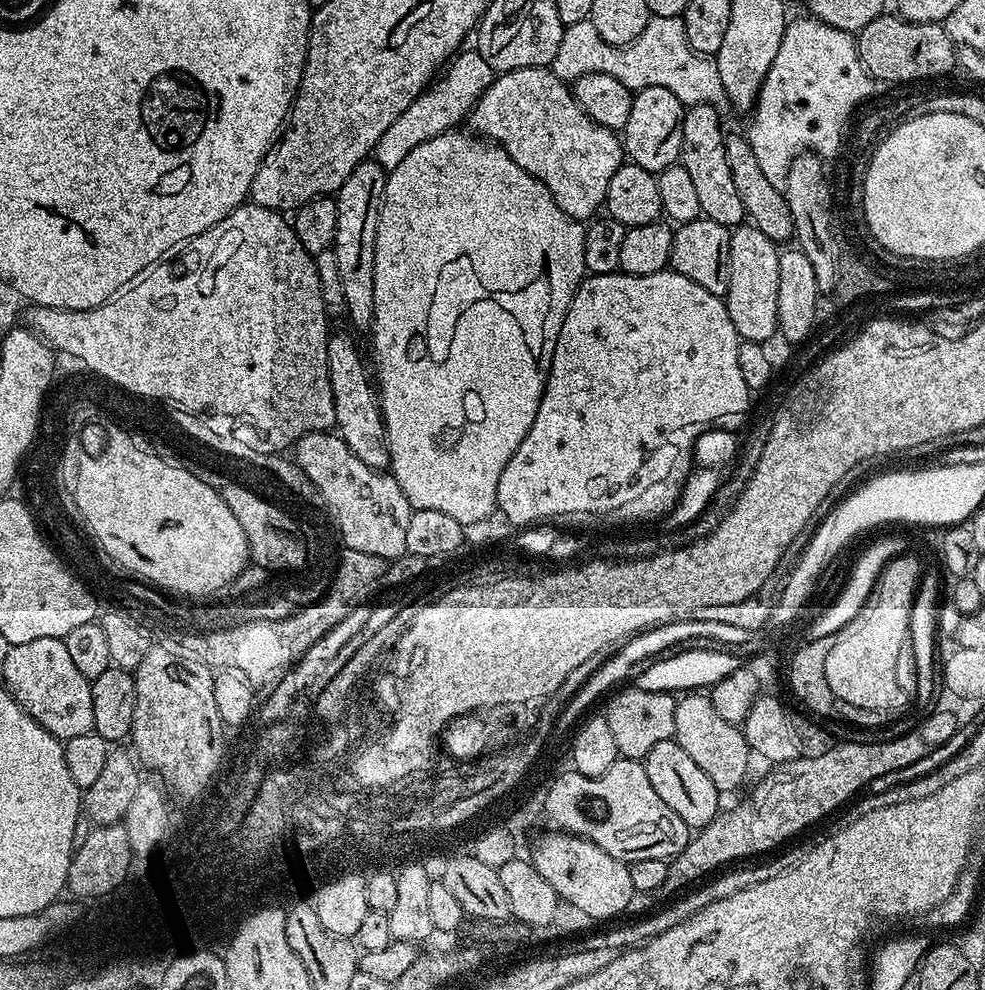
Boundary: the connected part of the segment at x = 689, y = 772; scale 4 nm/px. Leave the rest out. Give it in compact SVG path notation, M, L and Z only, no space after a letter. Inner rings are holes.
M675 739L658 742L658 746L650 750L642 763L650 778L650 786L658 790L658 798L662 798L662 802L666 802L666 806L670 806L670 810L674 810L674 814L678 814L678 818L682 818L689 829L703 828L721 811L721 792L716 789L714 782L710 782L710 778L706 778L706 774L702 774L702 766L698 766L698 762L694 762L694 758L690 758L690 754L686 754L686 750L682 750Z

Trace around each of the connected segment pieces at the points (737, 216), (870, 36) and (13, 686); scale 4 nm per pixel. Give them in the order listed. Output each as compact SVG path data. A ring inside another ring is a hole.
M693 104L685 111L679 163L690 170L703 219L713 220L731 230L745 223L746 215L730 174L730 166L726 163L726 128L720 125L720 111L715 104Z
M881 14L858 33L860 61L877 81L889 80L892 84L908 84L911 80L932 80L944 76L958 64L956 48L943 23L914 24L899 15Z
M34 638L34 642L11 645L2 679L3 687L16 699L20 709L57 740L63 742L93 731L92 686L75 668L63 639Z

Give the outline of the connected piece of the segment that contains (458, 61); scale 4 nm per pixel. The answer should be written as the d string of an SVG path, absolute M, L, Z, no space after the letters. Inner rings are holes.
M461 50L452 57L450 63L443 69L442 75L430 84L390 126L386 126L382 138L378 138L374 149L374 159L386 170L398 166L414 146L422 146L422 142L430 142L430 138L438 138L438 134L459 129L460 124L472 115L472 107L482 98L484 91L492 85L494 73L486 66L486 58L475 50ZM441 79L441 80L440 80ZM440 80L440 81L439 81Z

